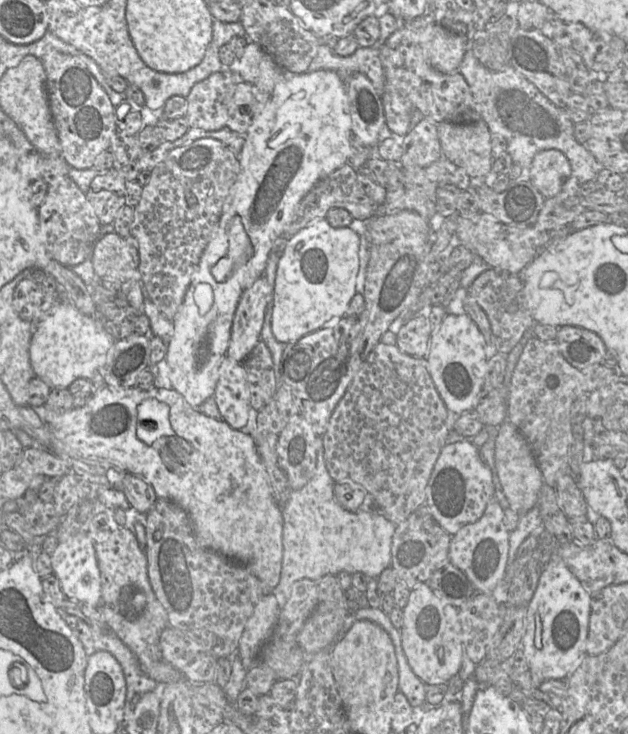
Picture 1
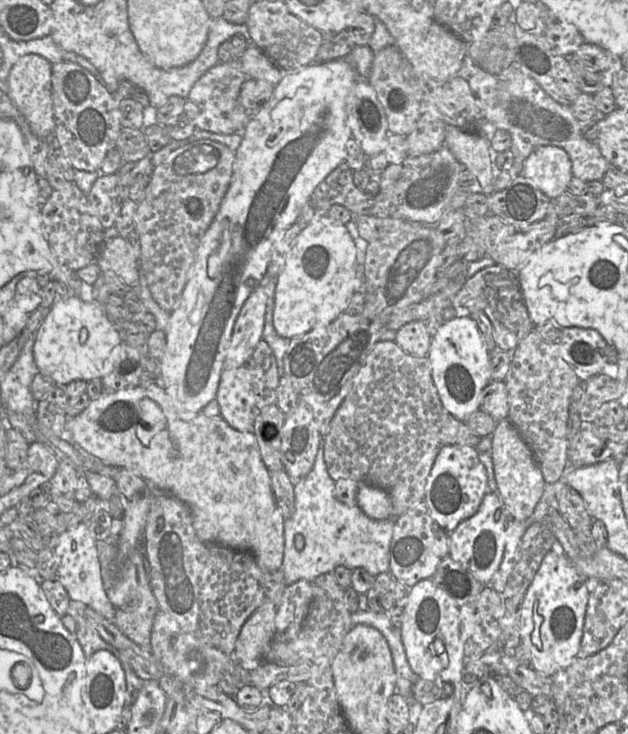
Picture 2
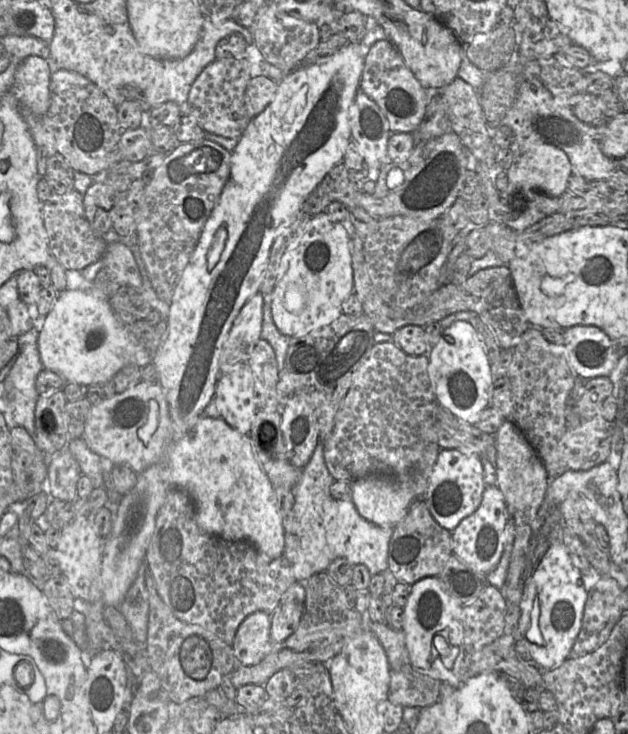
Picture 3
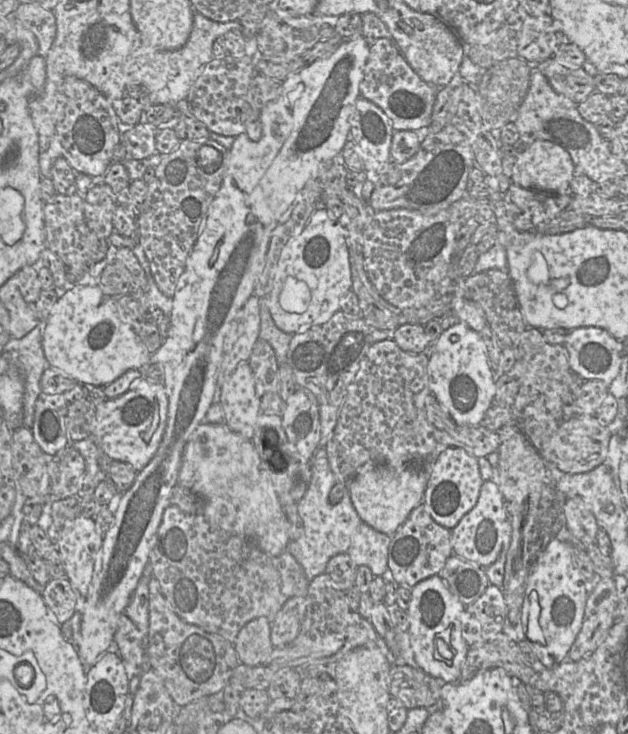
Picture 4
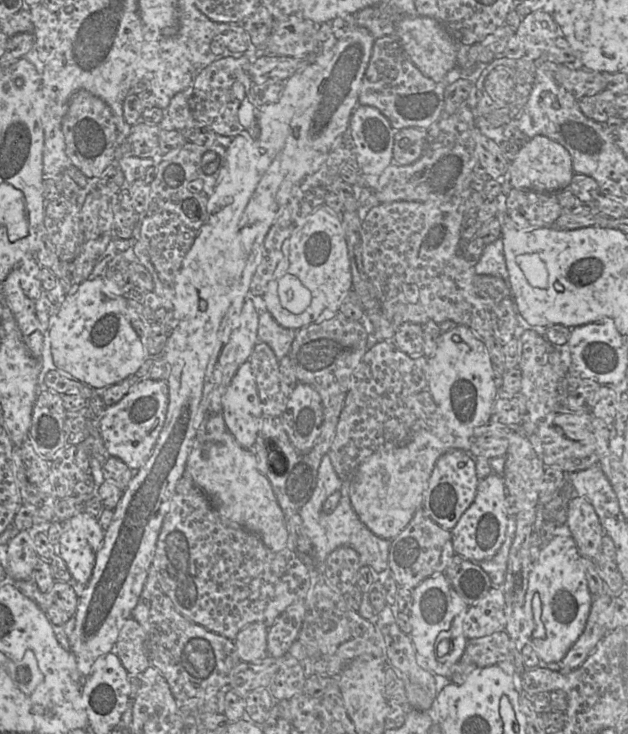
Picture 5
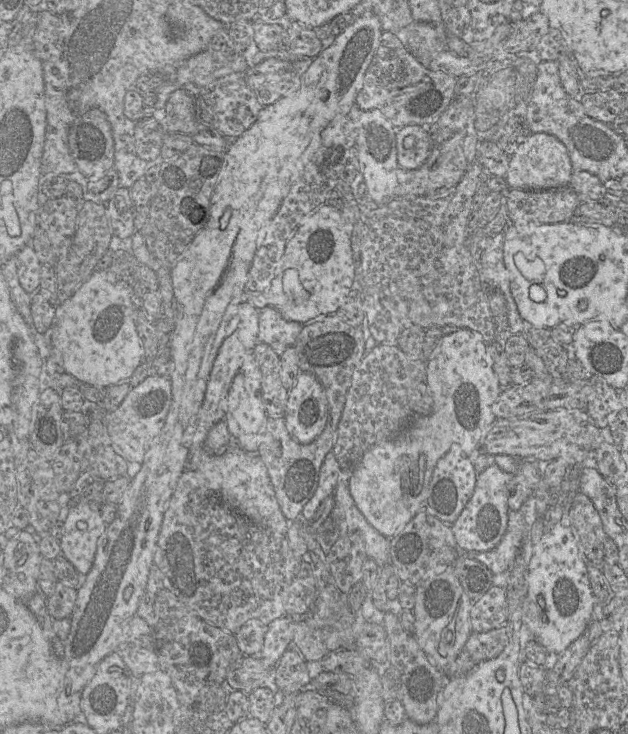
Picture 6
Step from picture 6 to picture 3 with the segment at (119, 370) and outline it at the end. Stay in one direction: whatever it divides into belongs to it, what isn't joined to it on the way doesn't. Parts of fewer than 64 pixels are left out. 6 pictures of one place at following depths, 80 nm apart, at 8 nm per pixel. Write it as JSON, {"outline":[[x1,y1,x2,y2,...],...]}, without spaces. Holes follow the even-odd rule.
{"outline":[[95,287,88,290,64,290,59,292,58,297,53,304,50,312,45,316,41,323,39,324,39,336,38,336,38,349,41,357,42,364,44,368,54,371,60,374,67,383,80,383,86,386,93,384,105,384,107,383,120,369,128,364,136,364,139,367,144,367,152,363,153,352,149,352,144,347,137,344,132,338,132,333,128,332,128,325,123,324,114,314,112,308,110,307,105,295]]}

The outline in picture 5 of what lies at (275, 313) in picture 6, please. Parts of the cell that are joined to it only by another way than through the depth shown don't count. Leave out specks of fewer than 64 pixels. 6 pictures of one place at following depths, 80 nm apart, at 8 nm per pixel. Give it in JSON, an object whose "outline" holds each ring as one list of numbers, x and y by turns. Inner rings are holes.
{"outline":[[249,293,248,298,253,300,259,311,258,341,268,344,280,361,289,355,297,330,281,326,267,310,262,296,253,296]]}

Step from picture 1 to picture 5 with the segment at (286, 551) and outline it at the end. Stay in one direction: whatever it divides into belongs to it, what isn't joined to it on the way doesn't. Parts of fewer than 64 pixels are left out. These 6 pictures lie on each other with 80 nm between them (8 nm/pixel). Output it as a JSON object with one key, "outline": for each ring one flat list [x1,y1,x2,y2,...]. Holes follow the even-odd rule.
{"outline":[[323,456,317,474,317,482,310,499,300,508,305,532,313,546,313,560,317,567,323,566,327,556,340,546,350,546,359,555,360,564,369,566,377,575,389,573,389,551,391,541,376,536,360,520,354,511,349,496,350,480,341,480,336,473,330,456],[340,490,341,499,331,513,322,510,323,504,329,495]]}

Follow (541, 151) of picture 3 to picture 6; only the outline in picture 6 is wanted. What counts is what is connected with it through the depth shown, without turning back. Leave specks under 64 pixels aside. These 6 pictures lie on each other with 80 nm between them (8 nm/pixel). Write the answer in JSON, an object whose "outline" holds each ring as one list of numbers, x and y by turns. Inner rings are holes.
{"outline":[[531,133,510,157,505,179,509,189,554,190,569,186,572,173,568,150,559,139,547,133]]}

